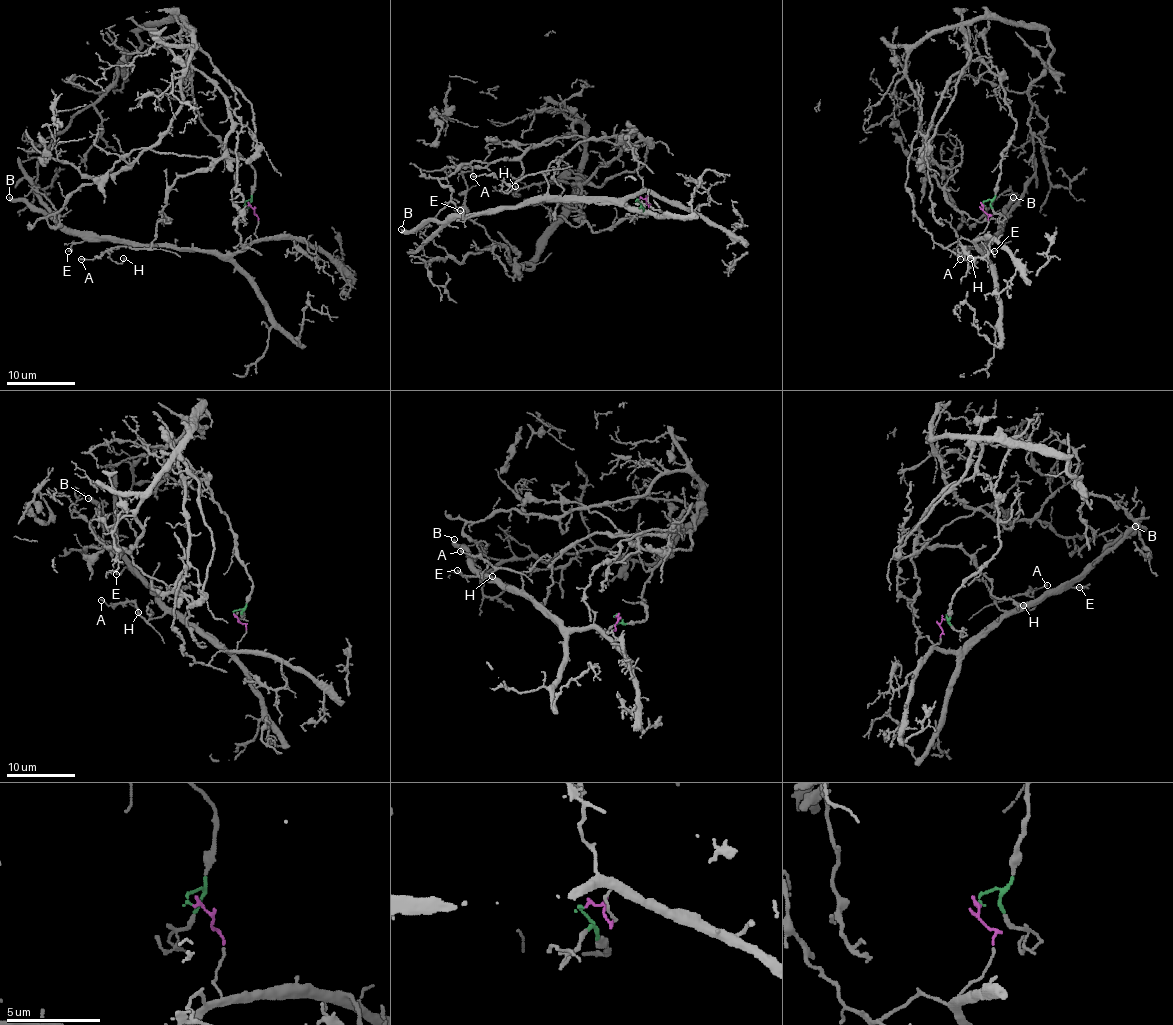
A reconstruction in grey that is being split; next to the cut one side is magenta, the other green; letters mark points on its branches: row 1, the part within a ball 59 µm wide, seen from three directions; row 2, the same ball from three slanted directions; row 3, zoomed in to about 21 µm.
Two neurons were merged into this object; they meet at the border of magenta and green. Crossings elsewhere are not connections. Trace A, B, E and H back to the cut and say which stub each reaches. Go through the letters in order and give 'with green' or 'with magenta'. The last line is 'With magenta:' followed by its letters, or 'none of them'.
A: with magenta
B: with magenta
E: with magenta
H: with magenta
With magenta: A, B, E, H

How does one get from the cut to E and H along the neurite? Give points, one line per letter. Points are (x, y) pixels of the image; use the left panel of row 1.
E: (248, 206), (258, 218), (256, 238), (229, 254), (131, 245), (123, 240), (87, 240), (73, 243), (68, 250)
H: (248, 206), (258, 218), (256, 238), (239, 250), (114, 247), (109, 257), (118, 262), (123, 257)

